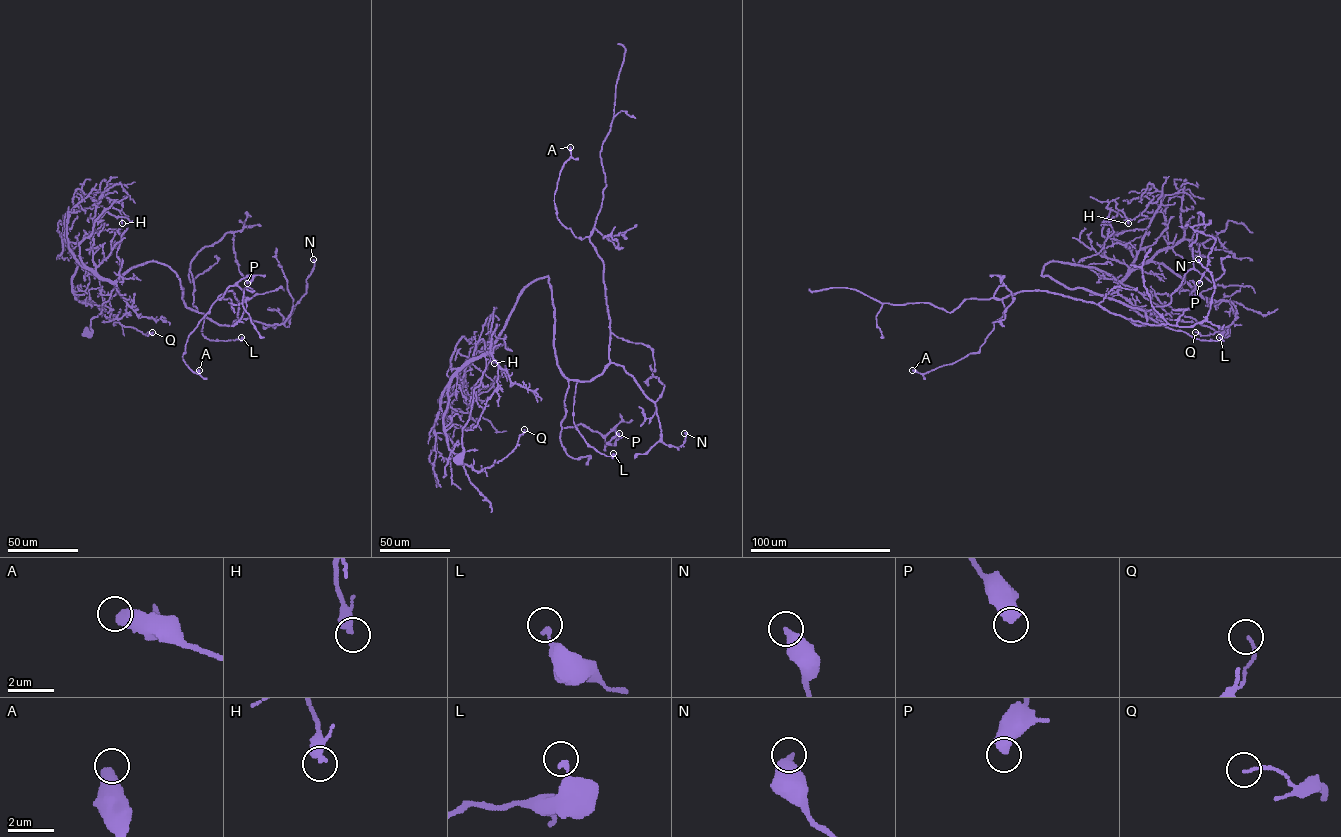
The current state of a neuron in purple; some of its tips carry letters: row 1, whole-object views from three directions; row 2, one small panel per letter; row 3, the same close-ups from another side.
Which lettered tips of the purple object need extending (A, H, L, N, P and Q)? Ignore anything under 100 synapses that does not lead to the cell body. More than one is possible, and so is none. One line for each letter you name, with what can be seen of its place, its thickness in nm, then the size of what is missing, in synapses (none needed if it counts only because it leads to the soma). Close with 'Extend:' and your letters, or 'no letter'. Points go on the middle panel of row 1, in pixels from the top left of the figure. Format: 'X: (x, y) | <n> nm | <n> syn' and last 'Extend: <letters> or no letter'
Extend: no letter

